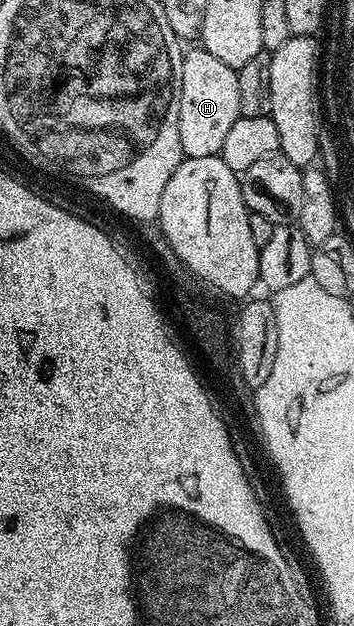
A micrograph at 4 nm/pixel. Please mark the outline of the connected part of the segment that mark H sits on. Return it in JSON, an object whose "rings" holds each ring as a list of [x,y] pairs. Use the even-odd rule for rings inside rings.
{"rings":[[[201,47],[187,48],[182,54],[180,71],[180,147],[186,157],[217,157],[232,123],[240,116],[238,70],[220,63]]]}

